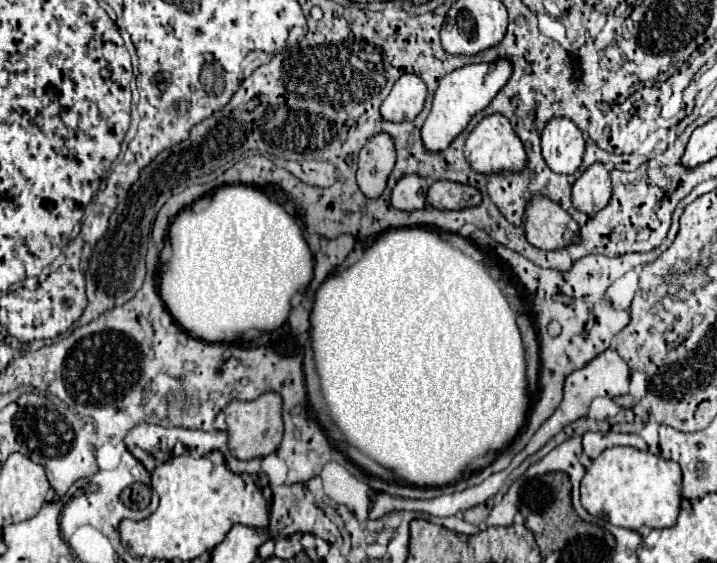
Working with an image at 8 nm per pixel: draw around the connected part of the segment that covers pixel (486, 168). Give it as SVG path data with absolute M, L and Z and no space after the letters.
M489 114L469 134L469 138L465 142L465 158L481 174L519 172L525 164L525 150L523 150L519 136L511 128L509 120L503 114Z

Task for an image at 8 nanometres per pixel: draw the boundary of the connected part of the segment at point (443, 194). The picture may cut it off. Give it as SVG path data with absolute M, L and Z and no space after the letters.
M437 180L427 192L427 204L439 210L463 210L469 206L479 206L481 194L477 188L467 184Z

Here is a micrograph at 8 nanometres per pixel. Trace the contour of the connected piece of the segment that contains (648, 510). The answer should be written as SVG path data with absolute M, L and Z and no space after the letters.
M613 446L601 452L599 458L593 460L591 468L581 480L581 504L591 516L607 518L613 526L639 530L641 526L649 528L671 528L677 522L681 502L681 468L673 460L665 460L661 456L653 456L649 452L641 452L631 446Z

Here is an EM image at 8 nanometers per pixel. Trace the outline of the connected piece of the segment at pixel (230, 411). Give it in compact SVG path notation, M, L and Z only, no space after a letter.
M265 392L251 402L231 400L223 410L227 414L227 434L229 434L231 454L239 460L253 460L273 454L283 440L281 408L283 408L283 400L277 392Z

